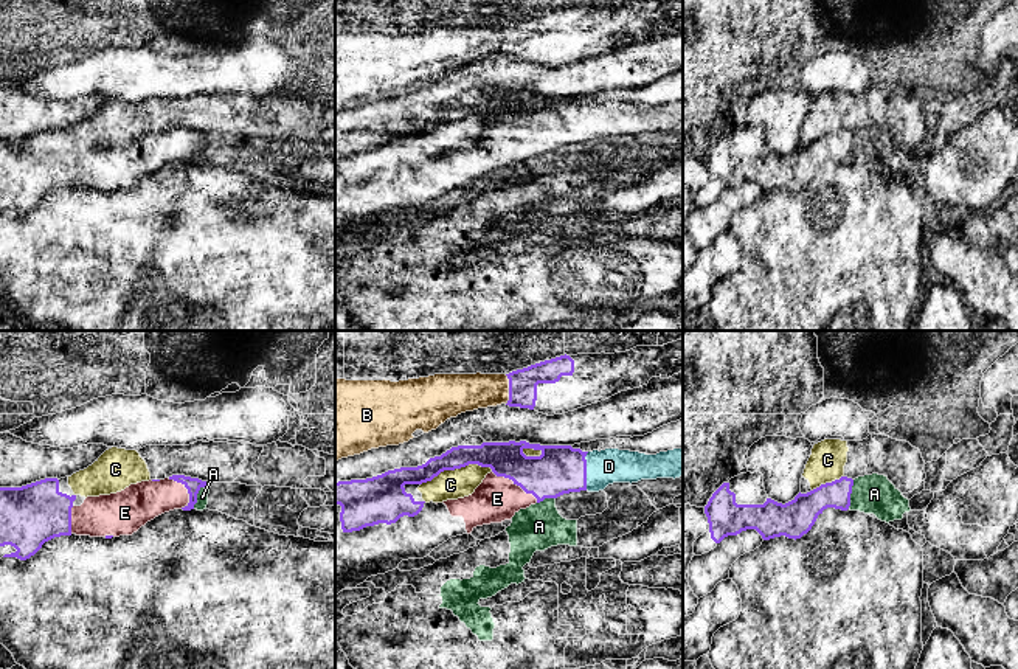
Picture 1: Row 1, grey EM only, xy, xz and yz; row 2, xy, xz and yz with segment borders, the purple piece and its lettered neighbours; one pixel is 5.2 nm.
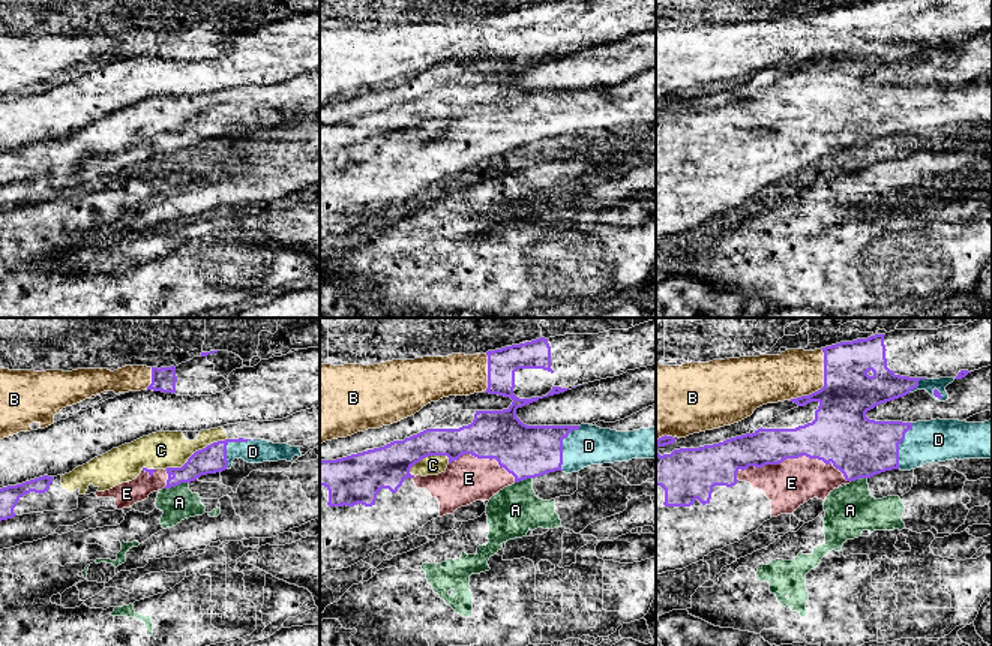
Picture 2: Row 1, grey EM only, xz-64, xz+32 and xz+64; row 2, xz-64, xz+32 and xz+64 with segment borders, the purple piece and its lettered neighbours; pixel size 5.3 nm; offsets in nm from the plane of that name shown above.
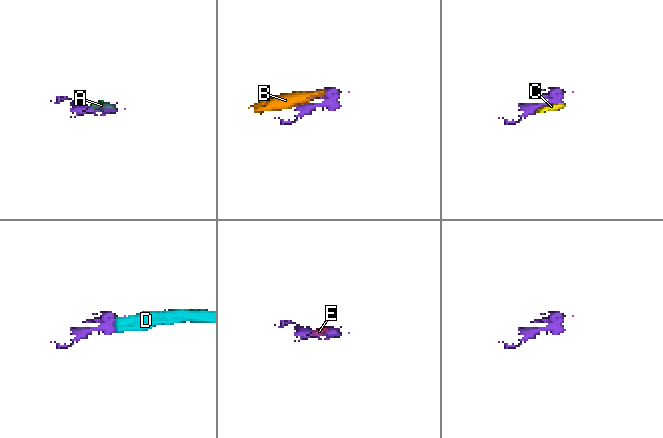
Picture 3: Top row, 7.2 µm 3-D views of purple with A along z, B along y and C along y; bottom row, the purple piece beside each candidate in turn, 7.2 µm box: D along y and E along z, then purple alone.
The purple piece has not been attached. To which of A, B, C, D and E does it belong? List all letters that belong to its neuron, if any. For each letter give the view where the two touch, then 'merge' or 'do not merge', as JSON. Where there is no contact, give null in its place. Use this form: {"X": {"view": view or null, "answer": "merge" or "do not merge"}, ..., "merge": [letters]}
{"A": {"view": "yz", "answer": "do not merge"}, "B": {"view": "xz", "answer": "do not merge"}, "C": {"view": "xz", "answer": "do not merge"}, "D": {"view": "xz", "answer": "merge"}, "E": {"view": "xz", "answer": "merge"}, "merge": ["D", "E"]}

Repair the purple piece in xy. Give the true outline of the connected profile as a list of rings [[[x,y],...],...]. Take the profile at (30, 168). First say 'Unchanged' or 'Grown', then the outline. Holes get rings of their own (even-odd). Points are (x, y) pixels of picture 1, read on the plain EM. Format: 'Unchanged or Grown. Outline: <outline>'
Grown. Outline: [[[185,127],[130,137],[121,144],[99,149],[74,147],[65,130],[45,130],[22,140],[0,140],[0,211],[26,213],[45,194],[61,188],[119,189],[132,188],[155,169],[174,163],[191,163],[206,133]]]

